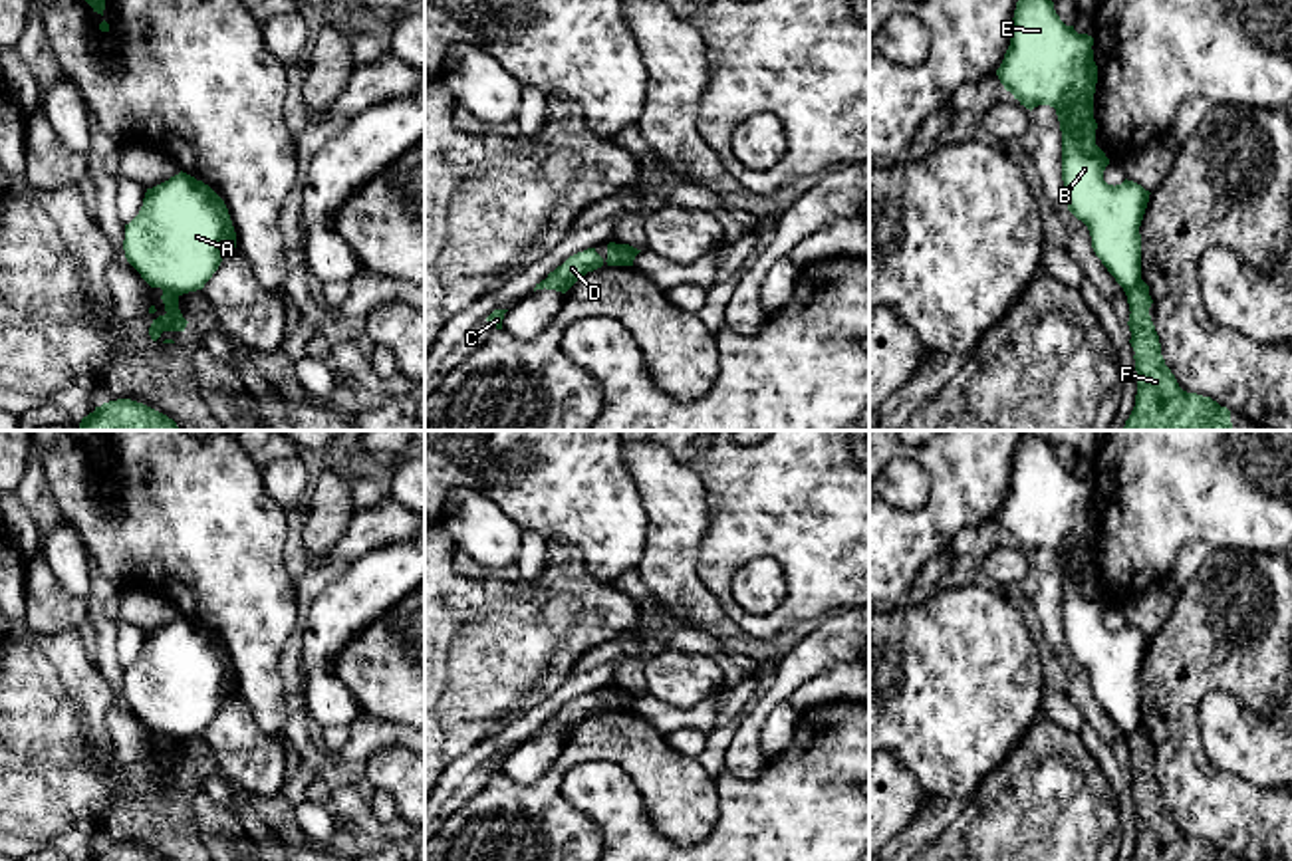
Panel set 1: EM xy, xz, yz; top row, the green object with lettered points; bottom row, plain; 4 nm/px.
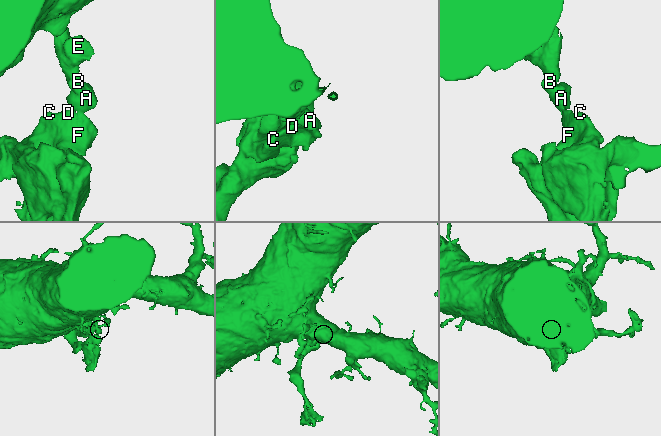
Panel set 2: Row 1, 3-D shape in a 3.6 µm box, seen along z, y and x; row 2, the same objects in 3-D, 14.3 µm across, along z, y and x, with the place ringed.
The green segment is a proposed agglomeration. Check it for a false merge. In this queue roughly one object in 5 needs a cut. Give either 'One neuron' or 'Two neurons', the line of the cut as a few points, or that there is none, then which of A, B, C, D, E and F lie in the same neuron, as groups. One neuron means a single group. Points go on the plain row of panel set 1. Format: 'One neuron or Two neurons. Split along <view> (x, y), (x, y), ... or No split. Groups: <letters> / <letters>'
Two neurons. Split along yz (1142, 725), (1126, 737). Groups: A B E / C D F

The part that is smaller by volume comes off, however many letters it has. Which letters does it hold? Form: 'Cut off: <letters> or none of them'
Cut off: C, D, F

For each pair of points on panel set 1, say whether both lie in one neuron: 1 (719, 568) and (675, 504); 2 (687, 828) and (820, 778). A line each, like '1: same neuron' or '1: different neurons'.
1: different neurons
2: different neurons

